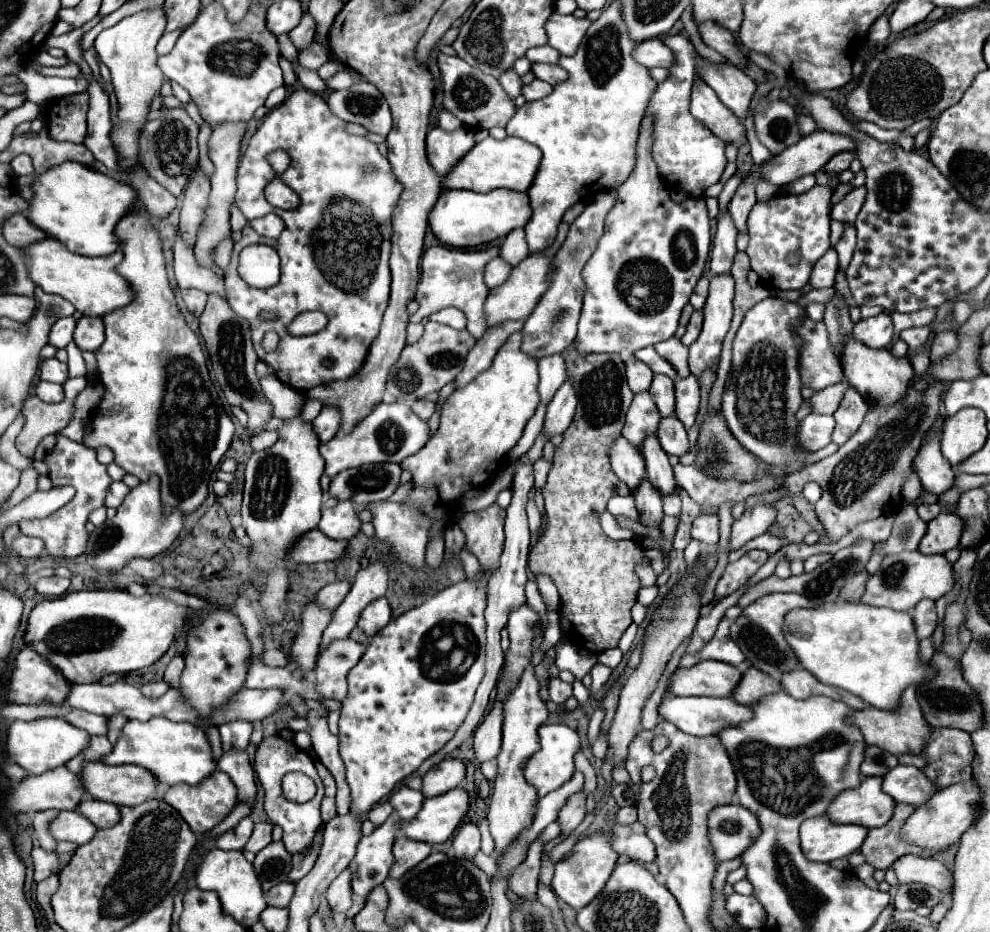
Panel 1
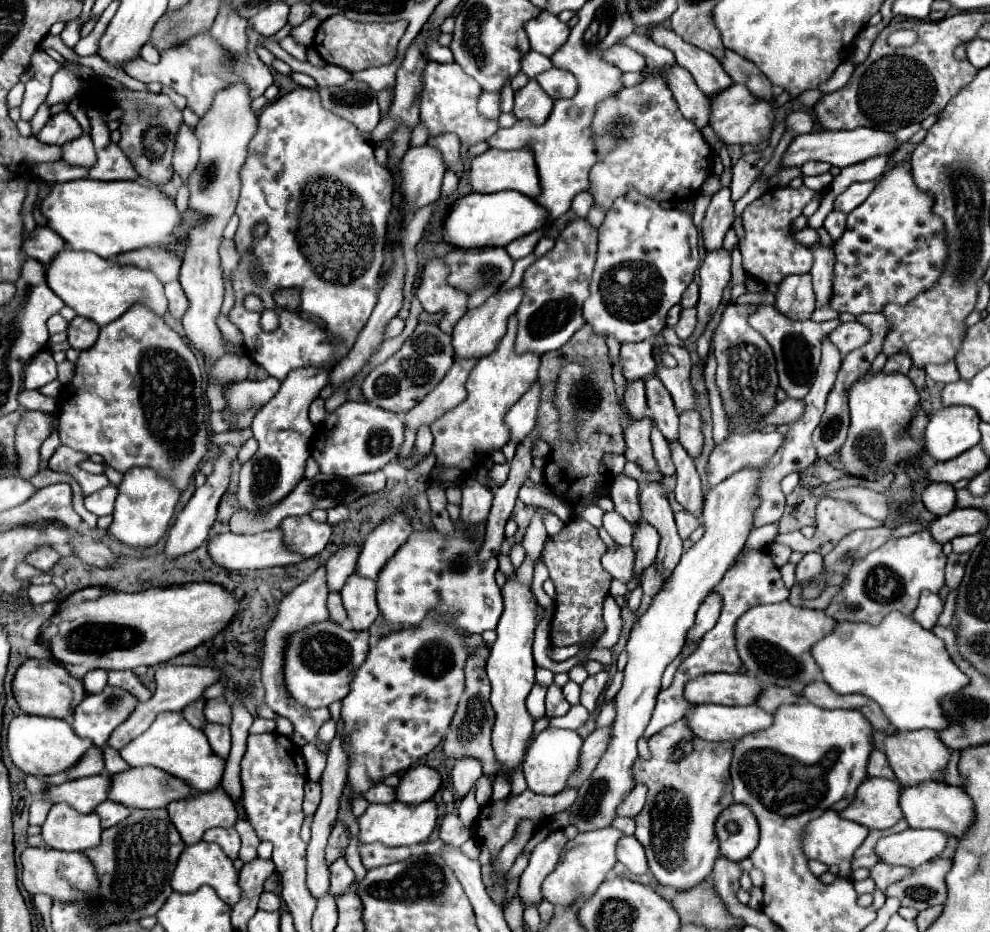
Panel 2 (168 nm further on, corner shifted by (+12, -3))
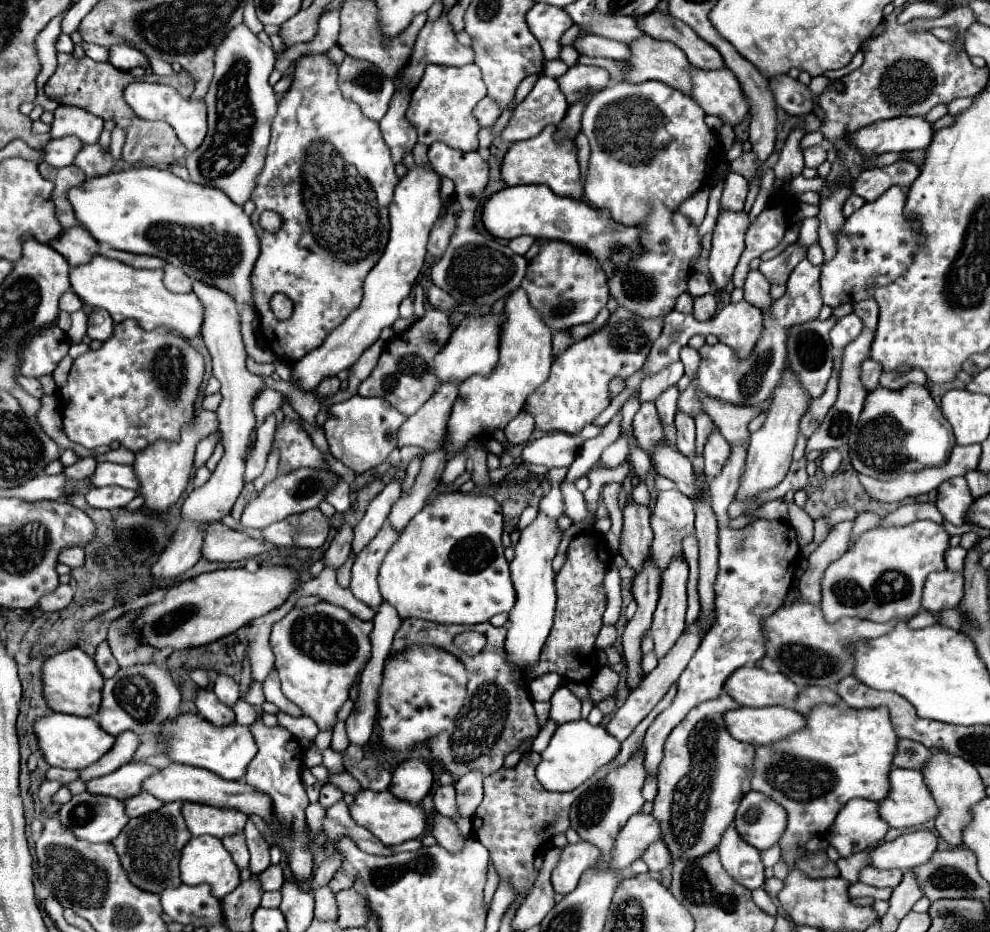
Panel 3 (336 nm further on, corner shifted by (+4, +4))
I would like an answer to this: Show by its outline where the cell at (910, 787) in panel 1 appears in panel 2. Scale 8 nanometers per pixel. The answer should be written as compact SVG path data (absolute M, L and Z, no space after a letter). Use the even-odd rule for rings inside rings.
M928 782L920 786L904 786L900 794L900 806L904 810L904 816L910 824L910 828L934 828L942 830L948 836L954 836L960 840L968 828L972 828L974 820L974 802L956 786L944 784L944 782Z

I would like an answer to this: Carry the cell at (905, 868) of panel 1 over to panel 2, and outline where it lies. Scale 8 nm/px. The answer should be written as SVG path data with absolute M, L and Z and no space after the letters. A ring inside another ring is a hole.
M876 864L876 866L870 870L870 878L876 882L878 890L886 892L886 888L888 888L890 884L894 884L896 880L908 876L908 872L910 872L908 868L892 868L892 866L888 866L888 864Z

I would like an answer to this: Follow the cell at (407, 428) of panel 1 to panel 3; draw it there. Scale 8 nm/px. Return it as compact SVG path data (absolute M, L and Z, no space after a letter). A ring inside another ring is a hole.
M354 395L348 401L330 407L328 421L322 429L326 433L326 441L330 445L332 455L354 473L364 473L384 463L386 457L396 449L398 429L404 419L406 417L398 409L392 409L392 405L388 405L388 401L380 397Z

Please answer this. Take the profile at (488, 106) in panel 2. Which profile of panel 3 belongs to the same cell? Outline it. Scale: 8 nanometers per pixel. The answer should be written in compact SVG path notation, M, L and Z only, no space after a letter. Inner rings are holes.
M484 97L478 105L476 105L476 119L482 127L490 127L496 123L496 119L500 117L500 107L496 105L496 101L492 101L492 97Z

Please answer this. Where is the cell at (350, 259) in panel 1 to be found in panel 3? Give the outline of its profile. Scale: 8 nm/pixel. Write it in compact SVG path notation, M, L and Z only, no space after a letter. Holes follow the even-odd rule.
M324 53L302 57L296 63L292 87L278 103L266 163L250 197L256 205L250 219L260 239L260 257L252 271L254 307L260 320L260 339L280 361L296 363L306 353L320 347L330 331L360 305L364 295L362 283L388 243L388 205L396 183L398 175L392 157L388 157L388 145L384 145L378 123L364 117L356 103L342 97L336 83L336 67ZM266 209L284 217L282 229L274 235L258 227L260 211ZM272 293L284 293L294 301L290 319L276 319L268 305Z

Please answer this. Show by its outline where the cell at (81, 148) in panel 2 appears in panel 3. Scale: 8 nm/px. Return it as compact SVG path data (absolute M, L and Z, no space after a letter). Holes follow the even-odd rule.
M62 137L62 139L52 139L48 143L48 147L44 149L46 157L44 161L56 167L66 167L72 165L76 159L76 153L80 153L84 145L80 145L80 141L76 141L76 137Z

